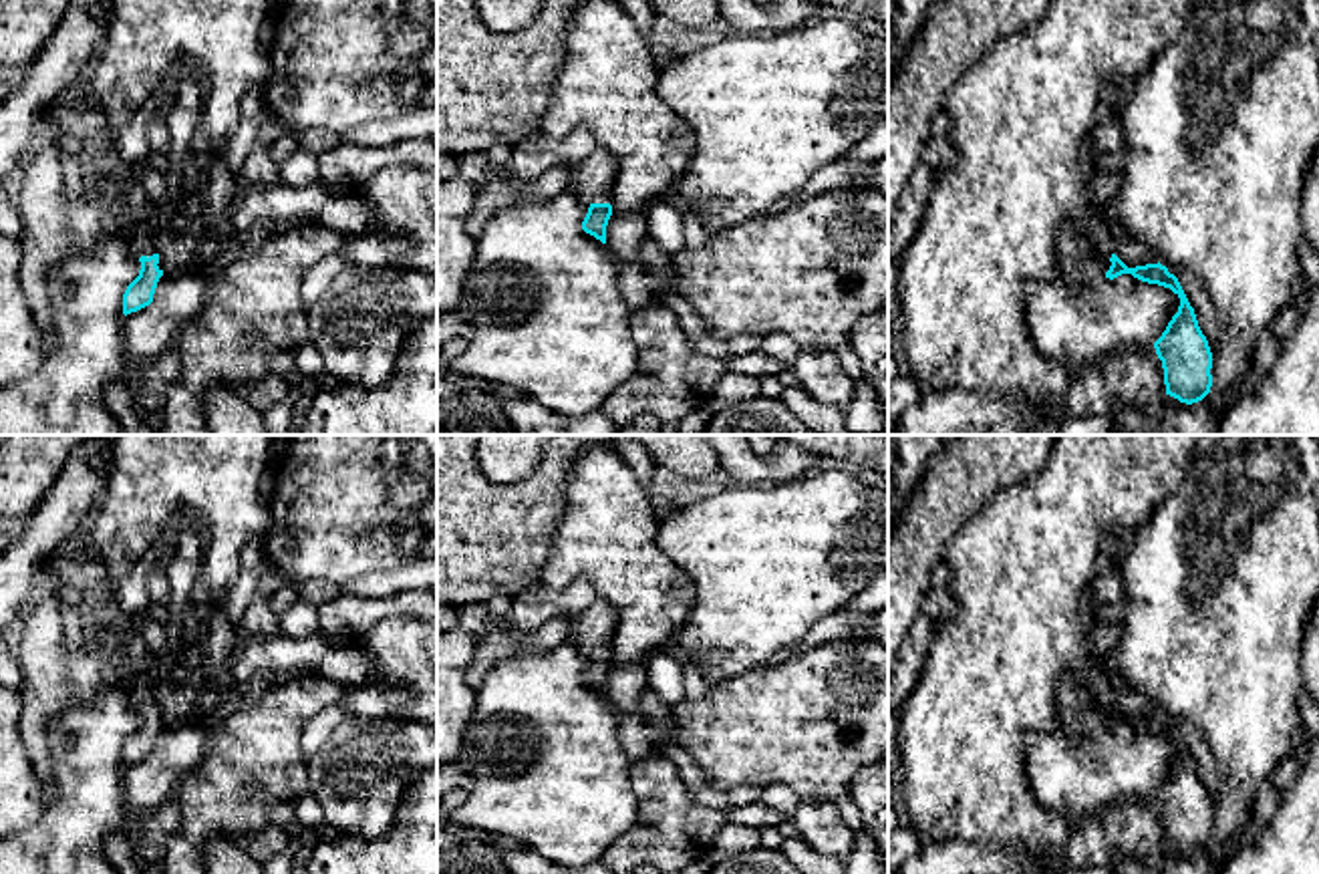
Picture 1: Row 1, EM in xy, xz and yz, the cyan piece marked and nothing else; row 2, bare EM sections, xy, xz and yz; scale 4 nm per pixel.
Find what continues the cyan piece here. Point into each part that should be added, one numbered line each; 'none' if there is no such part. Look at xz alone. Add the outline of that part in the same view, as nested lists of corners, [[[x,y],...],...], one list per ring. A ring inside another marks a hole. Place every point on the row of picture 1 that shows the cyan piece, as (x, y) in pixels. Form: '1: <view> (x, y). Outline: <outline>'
1: xz (593, 180). Outline: [[[596,147],[584,161],[574,165],[570,189],[584,203],[608,203],[614,191],[618,159]]]

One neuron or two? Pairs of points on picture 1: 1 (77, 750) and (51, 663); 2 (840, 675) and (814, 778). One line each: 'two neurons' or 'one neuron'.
1: two neurons
2: one neuron

